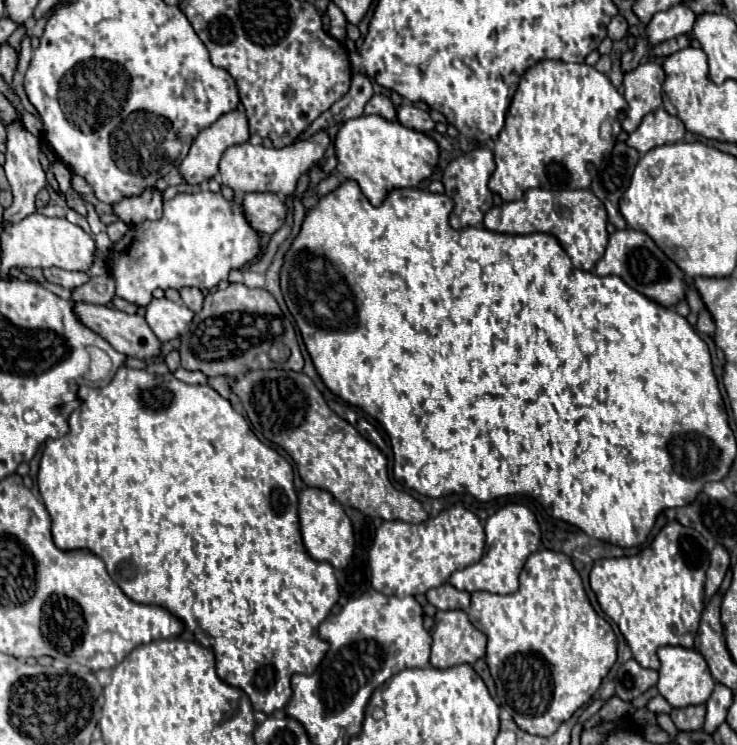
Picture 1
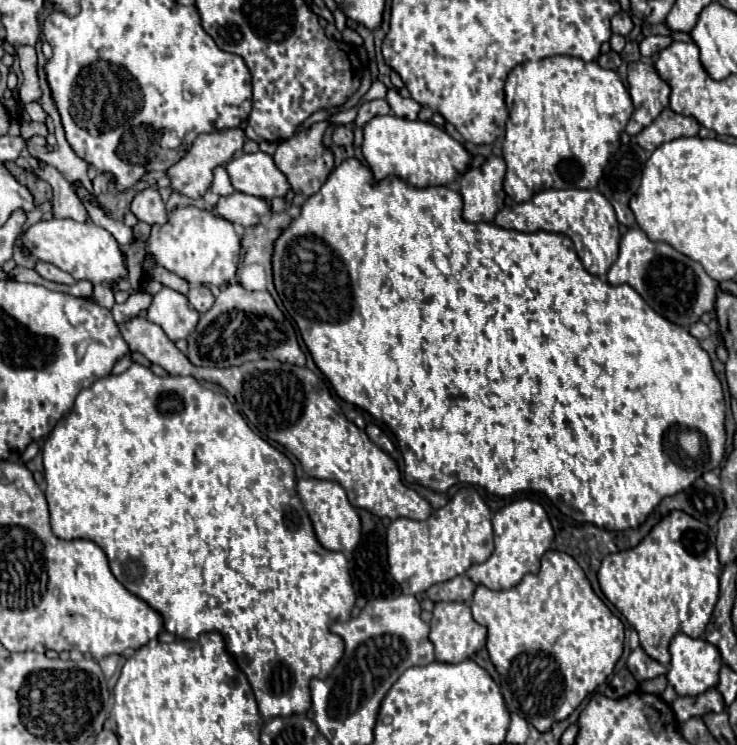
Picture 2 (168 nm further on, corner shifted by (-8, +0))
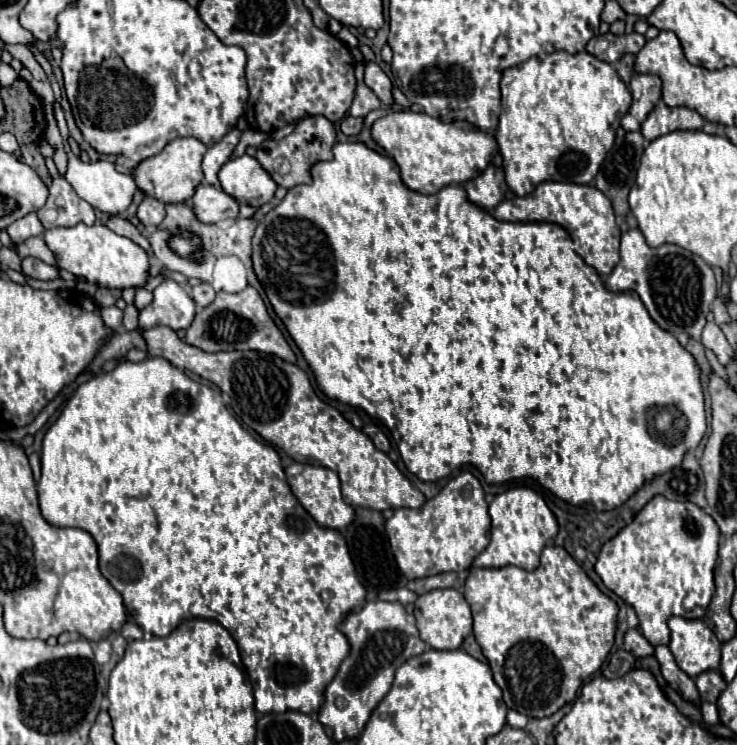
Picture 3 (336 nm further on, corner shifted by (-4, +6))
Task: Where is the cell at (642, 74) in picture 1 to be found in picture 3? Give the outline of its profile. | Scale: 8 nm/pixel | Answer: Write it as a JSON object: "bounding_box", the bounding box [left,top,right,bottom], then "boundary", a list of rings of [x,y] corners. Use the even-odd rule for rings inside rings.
{"bounding_box":[621,72,661,130],"boundary":[[[635,72],[629,88],[633,94],[633,104],[629,112],[621,118],[621,126],[625,130],[639,130],[647,114],[661,100],[661,80],[659,76],[653,76],[653,74]]]}

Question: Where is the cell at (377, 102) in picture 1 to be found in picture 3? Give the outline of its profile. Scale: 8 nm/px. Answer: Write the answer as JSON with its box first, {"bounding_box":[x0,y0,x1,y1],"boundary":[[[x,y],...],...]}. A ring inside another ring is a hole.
{"bounding_box":[349,62,381,118],"boundary":[[[365,62],[357,63],[355,66],[355,77],[357,80],[357,88],[355,92],[355,100],[351,104],[349,114],[355,118],[363,118],[367,112],[381,108],[381,100],[375,96],[375,92],[371,92],[371,88],[367,88],[364,83]]]}

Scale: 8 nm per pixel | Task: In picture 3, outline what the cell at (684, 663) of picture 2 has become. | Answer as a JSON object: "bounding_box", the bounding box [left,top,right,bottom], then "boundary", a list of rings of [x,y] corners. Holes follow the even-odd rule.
{"bounding_box":[669,616,721,678],"boundary":[[[673,616],[669,620],[669,630],[669,650],[673,652],[677,666],[687,676],[697,678],[699,674],[719,666],[721,642],[703,620],[685,620]]]}

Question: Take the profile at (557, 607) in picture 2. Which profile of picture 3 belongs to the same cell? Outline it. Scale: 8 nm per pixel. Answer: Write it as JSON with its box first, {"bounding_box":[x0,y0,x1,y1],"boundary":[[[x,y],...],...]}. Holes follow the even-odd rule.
{"bounding_box":[463,546,617,718],"boundary":[[[547,546],[541,554],[539,568],[531,572],[517,566],[499,570],[471,568],[463,596],[473,610],[473,634],[489,660],[495,684],[503,690],[503,700],[509,704],[511,694],[513,710],[529,718],[551,716],[567,702],[575,700],[581,684],[603,666],[615,642],[617,604],[593,584],[561,546]]]}

